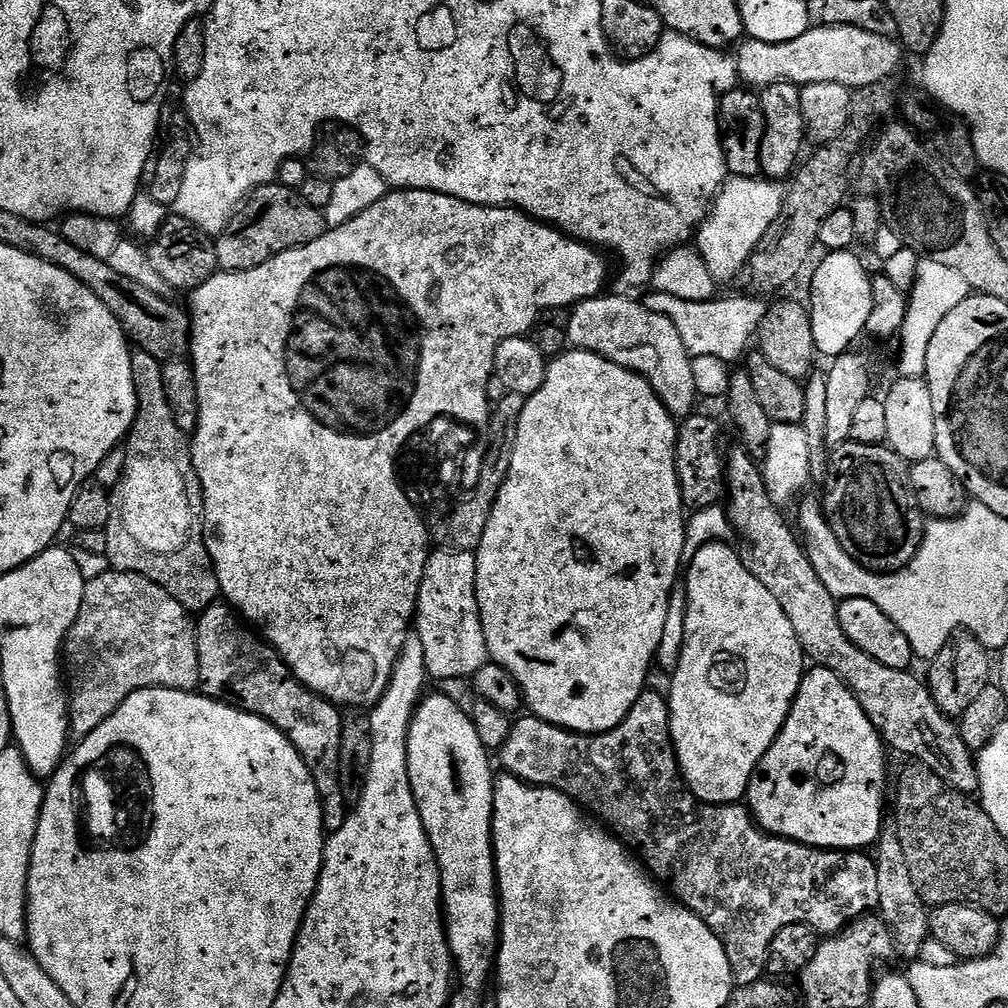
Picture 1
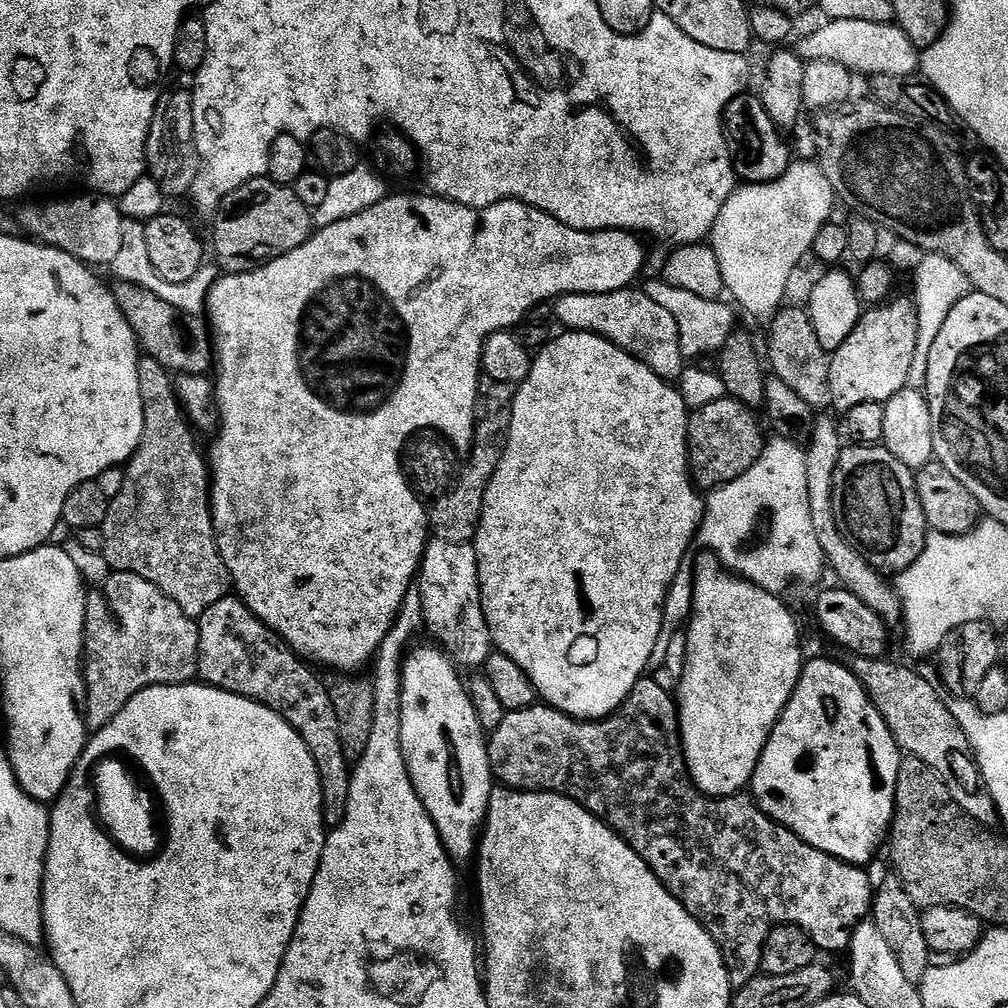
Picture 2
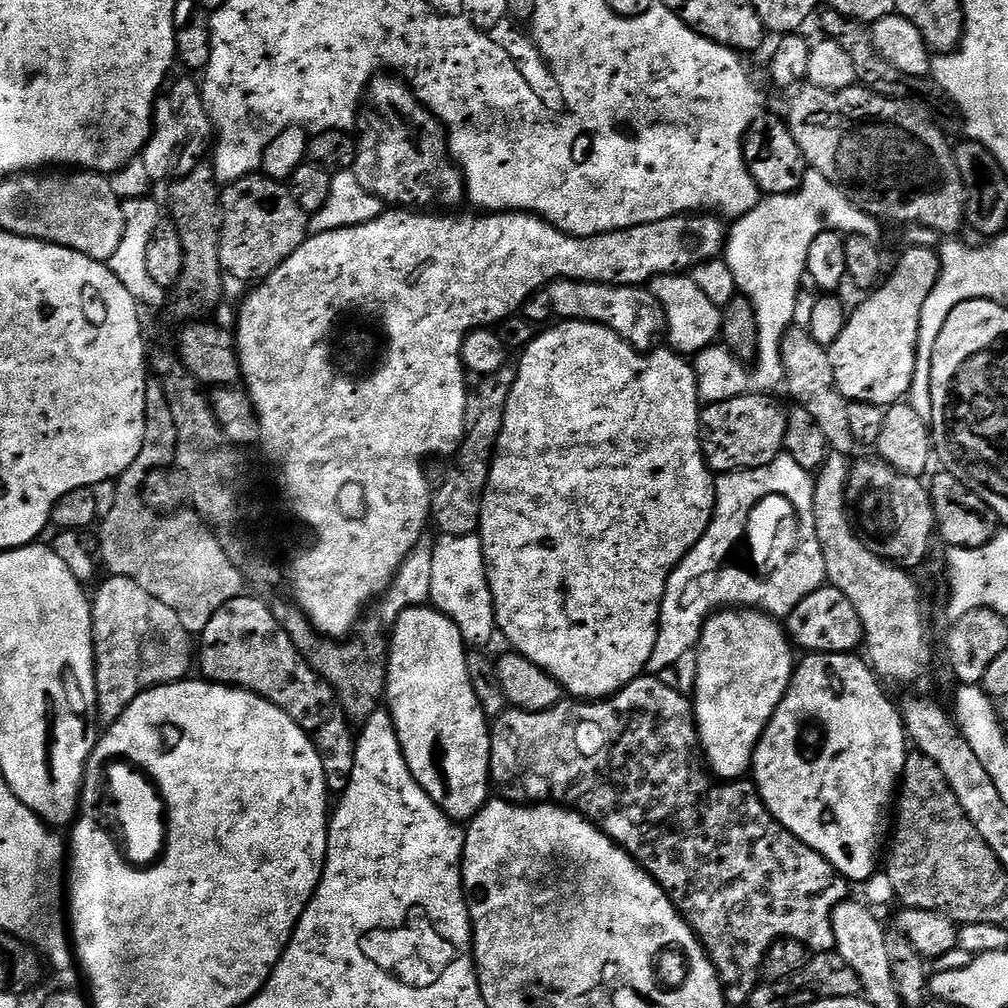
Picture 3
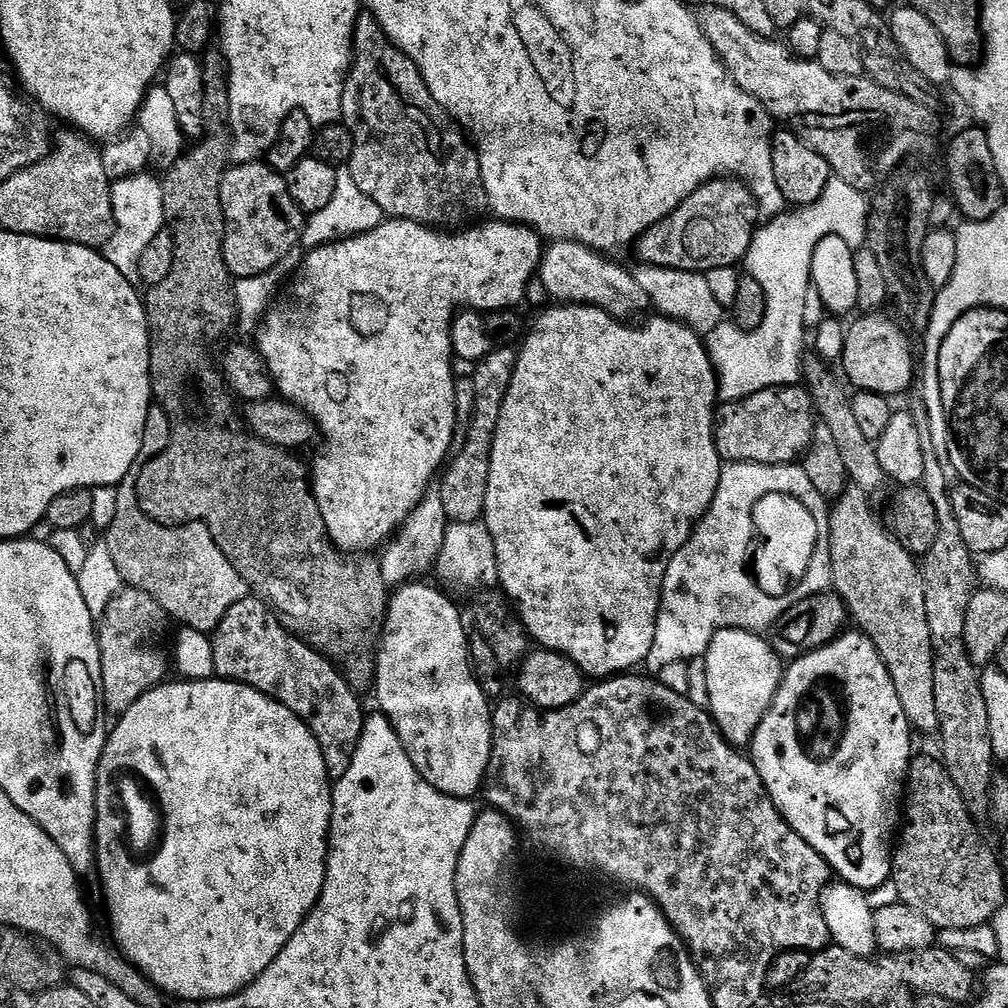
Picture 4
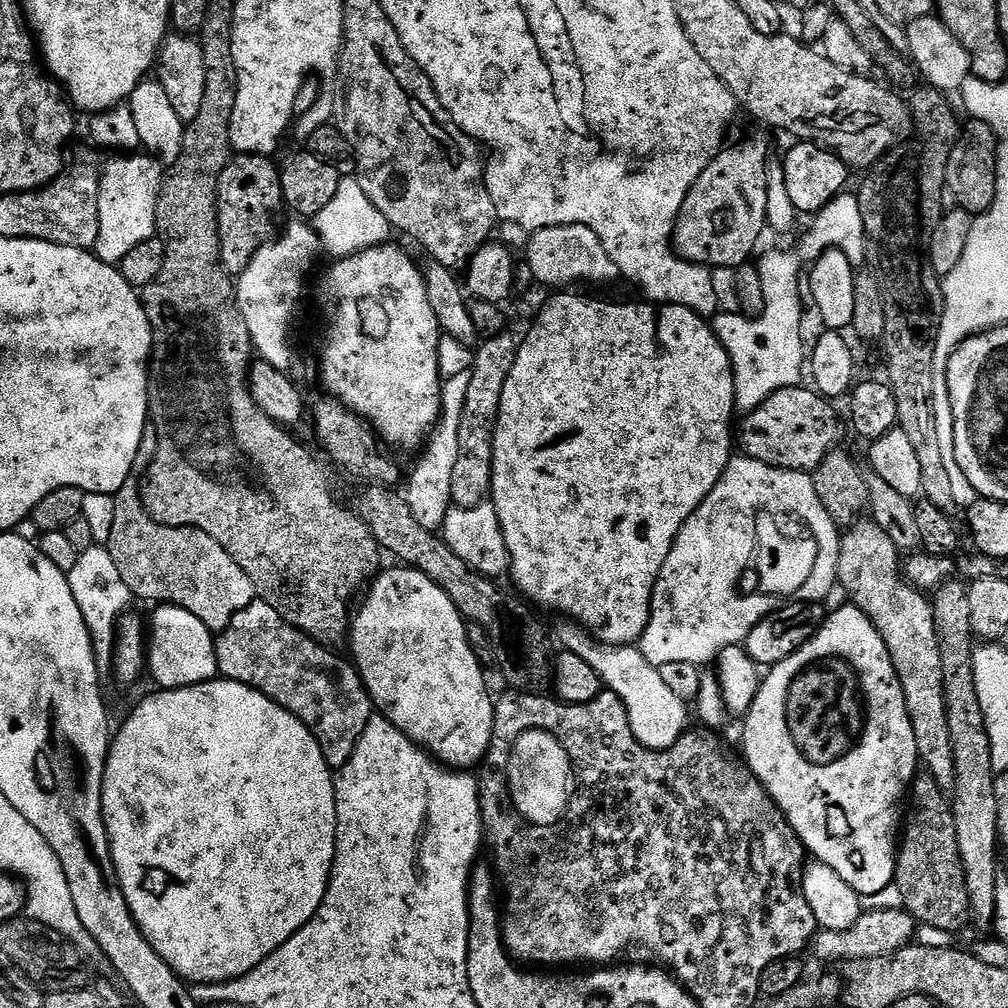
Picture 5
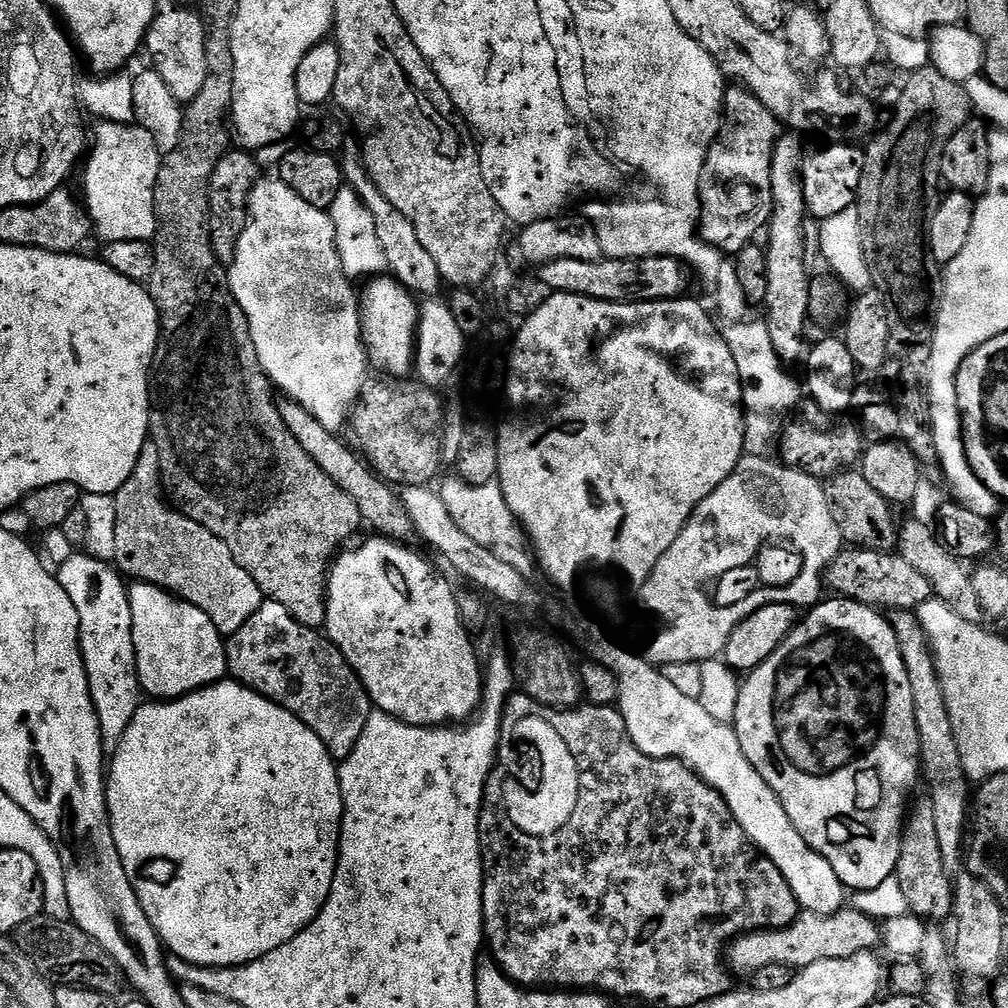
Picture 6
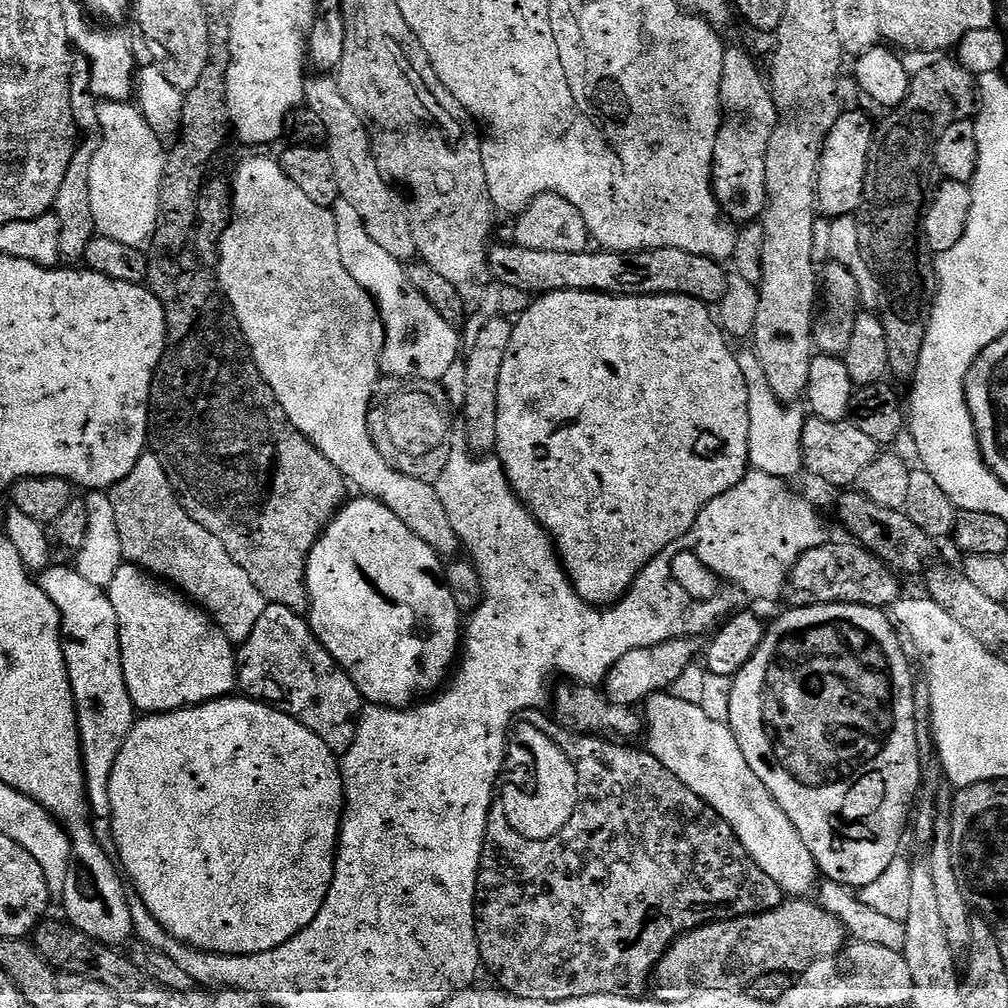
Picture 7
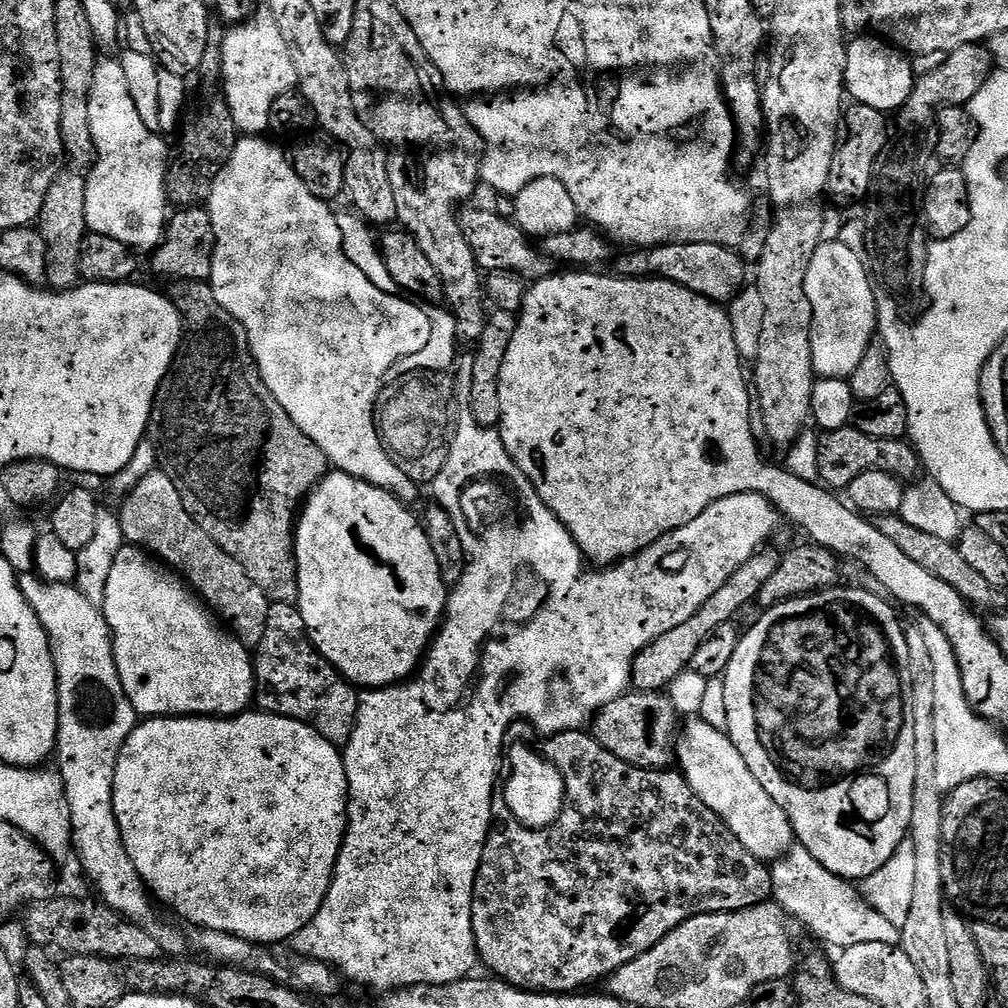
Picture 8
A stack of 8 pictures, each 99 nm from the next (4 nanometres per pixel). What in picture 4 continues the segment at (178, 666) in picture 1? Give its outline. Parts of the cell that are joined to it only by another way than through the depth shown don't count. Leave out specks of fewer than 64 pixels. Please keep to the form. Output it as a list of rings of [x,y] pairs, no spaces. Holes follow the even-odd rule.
[[[130,587],[121,590],[99,617],[102,704],[113,712],[113,717],[120,717],[142,698],[142,694],[165,683],[168,668],[170,672],[170,656],[160,647],[164,644],[168,624],[170,617],[154,598]]]

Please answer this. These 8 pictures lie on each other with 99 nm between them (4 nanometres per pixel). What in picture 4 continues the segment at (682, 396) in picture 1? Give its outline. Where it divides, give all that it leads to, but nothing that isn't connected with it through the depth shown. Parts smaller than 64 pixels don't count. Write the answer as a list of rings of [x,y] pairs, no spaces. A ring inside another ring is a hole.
[[[557,240],[545,247],[538,269],[538,284],[540,280],[541,286],[556,299],[553,301],[561,305],[586,304],[590,308],[600,308],[617,318],[632,318],[628,316],[649,307],[648,298],[639,288],[631,271],[628,273],[626,269],[619,268],[618,265],[611,264],[608,260],[611,259],[607,255],[597,252],[595,248],[588,248],[585,244],[579,244],[573,240]]]

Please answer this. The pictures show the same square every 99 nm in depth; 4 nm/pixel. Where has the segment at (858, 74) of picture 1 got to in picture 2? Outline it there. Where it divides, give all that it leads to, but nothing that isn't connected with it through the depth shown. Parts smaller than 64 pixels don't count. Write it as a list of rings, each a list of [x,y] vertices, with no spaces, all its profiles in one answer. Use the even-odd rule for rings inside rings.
[[[833,20],[825,23],[825,28],[817,36],[812,36],[808,44],[812,47],[812,56],[818,60],[837,60],[846,66],[854,74],[860,72],[865,78],[874,76],[915,76],[917,75],[921,49],[914,46],[914,42],[900,29],[900,25],[893,22],[883,24],[882,22],[846,22],[845,20]]]

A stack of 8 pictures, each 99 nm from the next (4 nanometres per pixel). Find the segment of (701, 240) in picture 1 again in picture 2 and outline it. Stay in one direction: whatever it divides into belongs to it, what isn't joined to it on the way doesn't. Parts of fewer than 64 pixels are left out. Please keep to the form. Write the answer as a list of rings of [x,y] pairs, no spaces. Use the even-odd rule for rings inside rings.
[[[816,162],[793,163],[788,173],[772,184],[745,183],[737,187],[726,206],[722,206],[722,214],[718,214],[710,235],[710,245],[717,255],[727,295],[732,295],[750,315],[761,316],[764,322],[771,321],[785,303],[784,295],[788,292],[792,271],[803,262],[804,255],[812,252],[812,243],[824,225],[833,219],[832,207],[836,200],[837,193],[832,191],[826,174]]]

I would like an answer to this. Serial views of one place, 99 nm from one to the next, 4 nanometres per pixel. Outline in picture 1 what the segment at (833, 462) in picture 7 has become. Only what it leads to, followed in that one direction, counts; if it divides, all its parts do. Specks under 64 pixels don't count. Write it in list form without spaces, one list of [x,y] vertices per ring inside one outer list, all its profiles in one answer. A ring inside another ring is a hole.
[[[693,414],[679,421],[676,434],[676,473],[682,502],[689,513],[695,514],[707,508],[717,507],[726,496],[726,472],[724,476],[724,432],[712,416]]]

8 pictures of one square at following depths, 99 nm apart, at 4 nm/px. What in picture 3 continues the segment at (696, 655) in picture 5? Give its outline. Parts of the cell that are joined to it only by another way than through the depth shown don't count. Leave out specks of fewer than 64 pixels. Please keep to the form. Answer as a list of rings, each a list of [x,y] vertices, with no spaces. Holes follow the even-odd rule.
[[[787,454],[780,455],[774,462],[770,462],[761,468],[746,468],[743,472],[726,472],[716,476],[716,509],[712,515],[710,526],[706,534],[694,547],[680,560],[680,565],[672,571],[666,582],[666,590],[660,607],[660,629],[658,638],[654,642],[654,654],[650,654],[650,662],[647,671],[656,674],[664,686],[671,689],[679,688],[678,672],[675,668],[678,658],[685,652],[695,649],[700,642],[700,631],[703,630],[705,622],[717,612],[724,609],[732,610],[756,610],[767,612],[773,618],[787,618],[814,590],[825,587],[828,575],[826,574],[826,562],[822,558],[822,542],[817,544],[806,544],[800,554],[792,558],[788,566],[784,566],[772,580],[760,582],[754,580],[754,544],[750,534],[750,520],[754,510],[760,506],[760,500],[764,494],[790,494],[790,500],[804,512],[814,510],[814,480],[794,458]]]

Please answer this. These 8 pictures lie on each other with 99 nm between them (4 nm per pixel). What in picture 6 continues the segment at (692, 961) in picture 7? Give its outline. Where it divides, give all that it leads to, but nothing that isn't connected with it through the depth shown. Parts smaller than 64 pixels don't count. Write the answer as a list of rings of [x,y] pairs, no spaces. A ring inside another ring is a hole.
[[[851,906],[829,916],[801,911],[796,921],[786,928],[753,932],[731,941],[726,948],[726,960],[731,971],[736,974],[751,974],[774,963],[799,970],[814,962],[826,962],[830,958],[850,958],[859,952],[871,952],[881,940],[881,925]]]

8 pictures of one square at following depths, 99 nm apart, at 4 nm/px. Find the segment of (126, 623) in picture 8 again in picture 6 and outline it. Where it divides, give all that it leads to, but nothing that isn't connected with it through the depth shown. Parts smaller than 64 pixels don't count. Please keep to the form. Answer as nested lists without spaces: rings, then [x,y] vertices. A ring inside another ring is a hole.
[[[133,583],[128,589],[128,602],[130,604],[130,618],[132,619],[132,637],[134,638],[134,654],[136,655],[136,677],[140,680],[141,689],[145,693],[148,692],[149,697],[155,698],[157,701],[177,700],[180,696],[188,696],[192,692],[196,692],[199,688],[209,688],[211,684],[221,683],[228,676],[228,659],[226,658],[226,650],[224,649],[226,640],[218,629],[215,628],[214,622],[210,620],[197,606],[192,605],[186,600],[181,600],[178,596],[172,595],[170,592],[164,591],[158,585]]]

